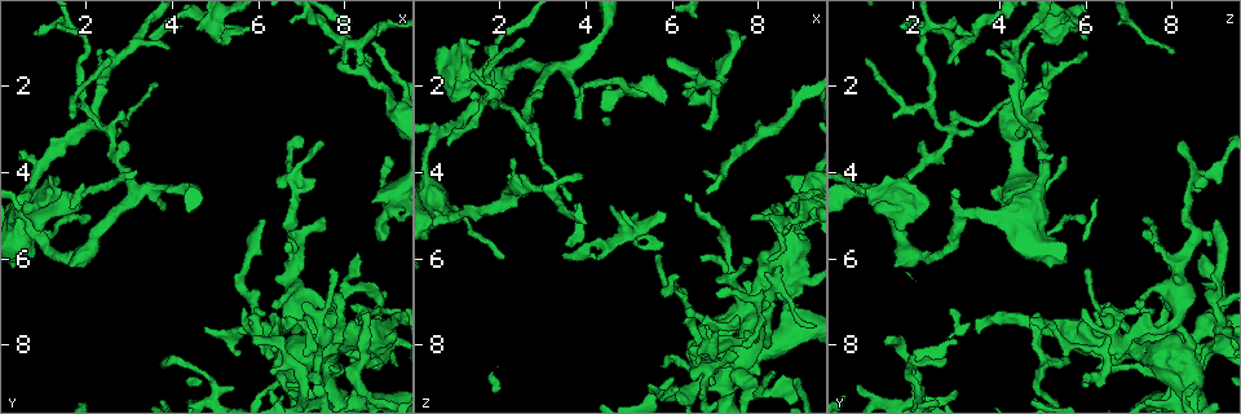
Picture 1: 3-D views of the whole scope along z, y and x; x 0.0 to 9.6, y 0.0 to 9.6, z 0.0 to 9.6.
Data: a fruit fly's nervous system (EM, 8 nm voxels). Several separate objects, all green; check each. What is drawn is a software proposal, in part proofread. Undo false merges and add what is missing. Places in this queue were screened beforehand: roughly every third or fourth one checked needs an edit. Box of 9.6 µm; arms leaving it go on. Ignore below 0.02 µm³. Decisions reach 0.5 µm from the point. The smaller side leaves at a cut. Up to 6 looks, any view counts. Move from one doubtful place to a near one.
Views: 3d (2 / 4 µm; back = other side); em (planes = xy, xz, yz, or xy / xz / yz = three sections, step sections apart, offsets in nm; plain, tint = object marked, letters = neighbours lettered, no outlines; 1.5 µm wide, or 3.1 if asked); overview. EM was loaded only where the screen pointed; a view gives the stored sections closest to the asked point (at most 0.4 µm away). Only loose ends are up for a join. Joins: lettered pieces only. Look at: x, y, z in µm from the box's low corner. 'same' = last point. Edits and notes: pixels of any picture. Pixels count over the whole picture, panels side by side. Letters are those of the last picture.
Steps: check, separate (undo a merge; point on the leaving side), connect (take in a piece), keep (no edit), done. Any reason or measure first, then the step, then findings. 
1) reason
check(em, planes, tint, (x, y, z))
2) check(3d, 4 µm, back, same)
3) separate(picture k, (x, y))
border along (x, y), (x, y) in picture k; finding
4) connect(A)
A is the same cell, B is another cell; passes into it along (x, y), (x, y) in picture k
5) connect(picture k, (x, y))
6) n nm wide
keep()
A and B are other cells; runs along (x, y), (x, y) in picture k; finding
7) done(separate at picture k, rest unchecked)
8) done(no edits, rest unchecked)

branch stops here
check(3d, 4 µm, back, (2.85, 3.35, 2.20))

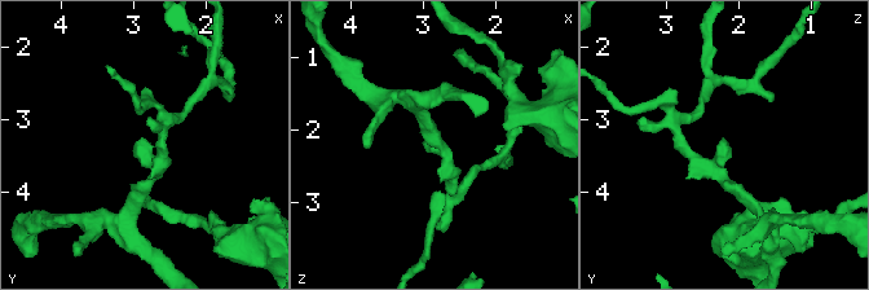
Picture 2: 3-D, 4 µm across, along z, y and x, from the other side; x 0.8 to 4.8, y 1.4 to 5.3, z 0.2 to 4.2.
arms of 170, 190 nm
check(em, yz, step 8, letters, (2.85, 3.30, 2.20))

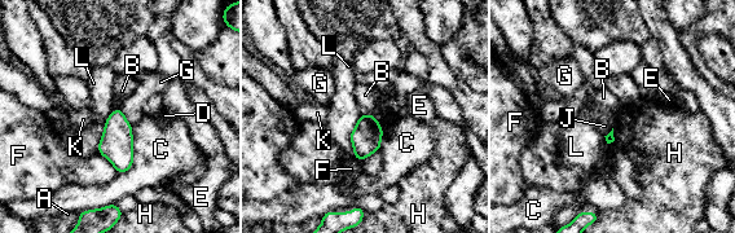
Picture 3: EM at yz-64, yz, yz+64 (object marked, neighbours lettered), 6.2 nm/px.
check(em, planes, letters, same)

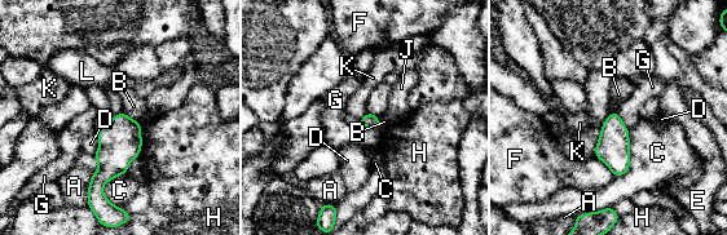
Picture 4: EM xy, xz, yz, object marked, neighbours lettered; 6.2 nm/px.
90 nm wide
keep()
A, B, C, D, E, F, G, H, J, K and L are other cells; border along (122, 111), (111, 118) in picture 4; no lettered piece goes on from it

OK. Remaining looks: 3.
tapers out
check(em, xy, step 4, letters, (8.55, 1.00, 4.75))

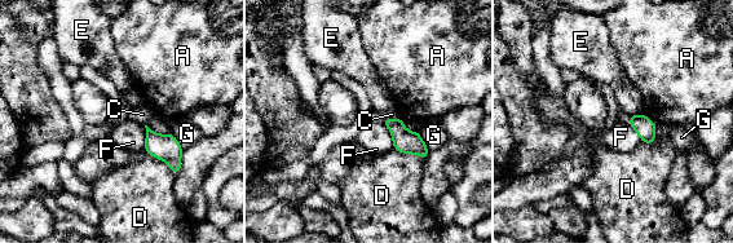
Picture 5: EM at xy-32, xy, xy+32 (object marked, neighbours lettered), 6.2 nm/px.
keep()
A, C, D, E, F and G are other cells; border along (382, 122), (389, 131), (393, 146) in picture 5; no lettered piece goes on from it

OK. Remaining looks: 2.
closes a loop
check(em, planes, letters, (7.75, 8.10, 7.10))

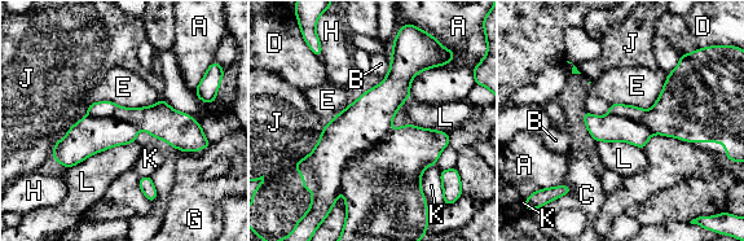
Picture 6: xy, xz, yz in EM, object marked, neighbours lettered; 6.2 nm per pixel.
separate(picture 6, (360, 126))
A, B, C, D, E, G, H, J, K and L are other cells; border along (390, 128), (347, 163), (339, 189) in picture 6; a second neuron is stuck on

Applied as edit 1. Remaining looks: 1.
done(separate at picture 6, rest unchecked)

